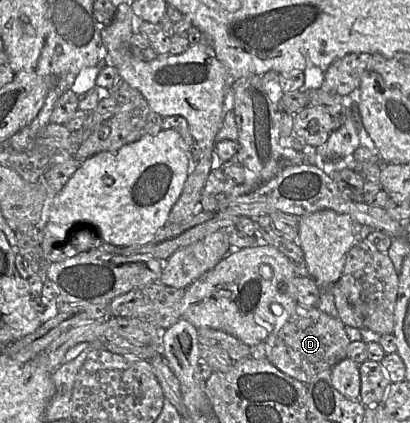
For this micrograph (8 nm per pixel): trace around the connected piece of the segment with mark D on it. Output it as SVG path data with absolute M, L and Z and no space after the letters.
M297 305L293 315L264 341L266 358L281 372L309 384L324 370L346 358L347 347L351 343L346 326L339 318L322 312L318 307Z

